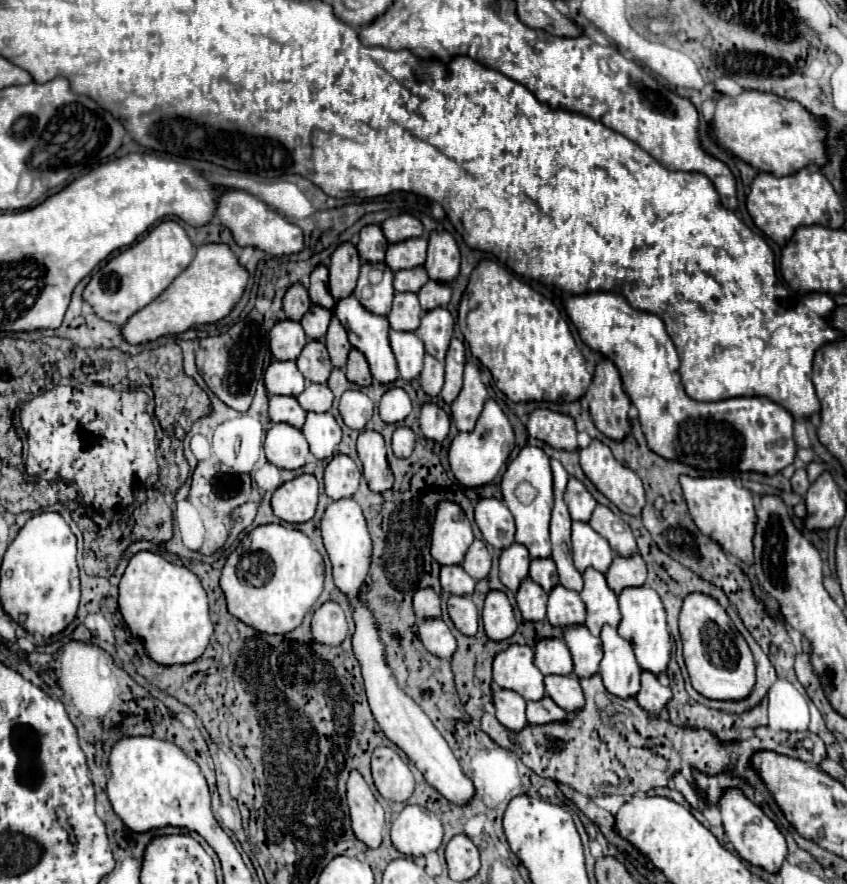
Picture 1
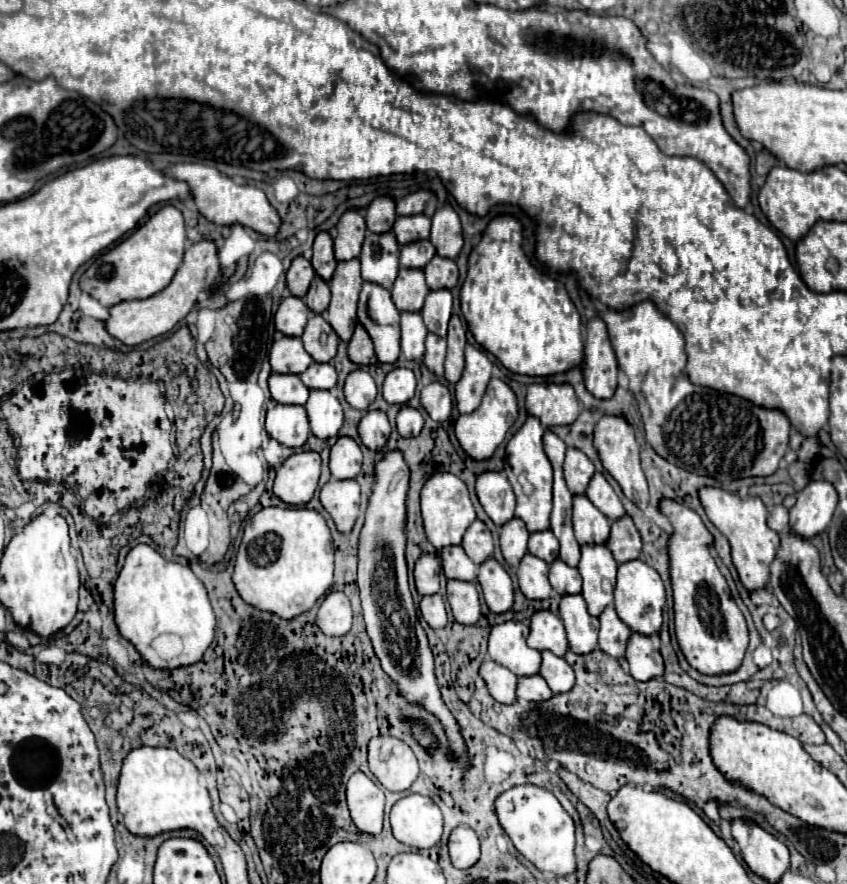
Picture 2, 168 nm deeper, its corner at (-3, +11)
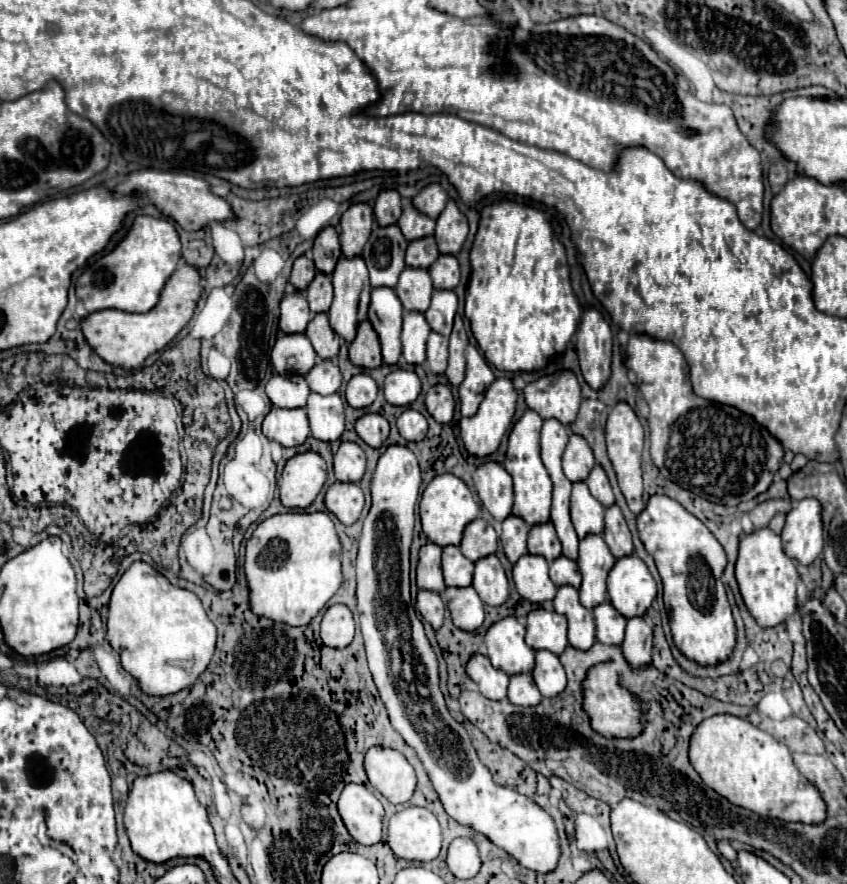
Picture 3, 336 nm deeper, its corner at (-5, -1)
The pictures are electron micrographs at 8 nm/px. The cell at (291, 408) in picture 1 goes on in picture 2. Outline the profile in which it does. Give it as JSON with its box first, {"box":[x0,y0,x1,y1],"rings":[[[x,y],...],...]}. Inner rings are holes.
{"box":[269,373,309,405],"rings":[[[271,373],[269,389],[271,389],[271,399],[283,405],[305,405],[309,397],[309,389],[301,383],[299,375]]]}

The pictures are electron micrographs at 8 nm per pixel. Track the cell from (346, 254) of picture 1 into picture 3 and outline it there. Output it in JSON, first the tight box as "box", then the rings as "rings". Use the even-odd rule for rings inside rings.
{"box":[339,203,373,257],"rings":[[[353,203],[341,217],[339,235],[345,257],[361,255],[373,225],[373,209],[369,203]]]}

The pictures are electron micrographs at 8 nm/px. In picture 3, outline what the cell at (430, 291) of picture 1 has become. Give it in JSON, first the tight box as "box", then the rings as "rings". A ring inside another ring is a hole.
{"box":[429,255,459,289],"rings":[[[439,255],[439,259],[429,267],[435,289],[455,289],[459,283],[459,261],[453,255]]]}

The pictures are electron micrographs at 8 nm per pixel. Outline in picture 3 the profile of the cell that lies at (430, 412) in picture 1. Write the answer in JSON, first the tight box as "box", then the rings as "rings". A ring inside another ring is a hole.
{"box":[425,385,455,423],"rings":[[[433,385],[427,391],[425,397],[425,405],[427,411],[431,413],[431,417],[439,423],[449,423],[453,419],[453,411],[455,411],[455,399],[451,395],[451,389],[447,385]]]}

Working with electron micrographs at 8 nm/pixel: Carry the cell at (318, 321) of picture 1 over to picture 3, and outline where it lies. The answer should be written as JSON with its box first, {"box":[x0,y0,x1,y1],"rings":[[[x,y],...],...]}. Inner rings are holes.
{"box":[305,273,333,313],"rings":[[[317,273],[315,279],[305,289],[309,307],[313,313],[327,313],[329,305],[333,301],[333,287],[331,287],[331,275]]]}

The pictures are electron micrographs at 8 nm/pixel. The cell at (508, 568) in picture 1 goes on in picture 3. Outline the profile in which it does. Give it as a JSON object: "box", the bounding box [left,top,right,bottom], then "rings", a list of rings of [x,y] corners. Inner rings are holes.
{"box":[501,515,529,563],"rings":[[[509,515],[503,521],[501,543],[503,543],[505,555],[511,563],[517,563],[517,559],[527,553],[527,533],[529,533],[529,525],[525,525],[525,521],[521,521],[521,517]]]}

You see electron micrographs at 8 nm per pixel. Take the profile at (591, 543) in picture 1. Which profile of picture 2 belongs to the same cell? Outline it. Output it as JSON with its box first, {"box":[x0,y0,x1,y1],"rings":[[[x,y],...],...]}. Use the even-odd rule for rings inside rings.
{"box":[573,497,611,545],"rings":[[[573,497],[573,527],[579,545],[603,545],[611,533],[611,521],[587,499]]]}

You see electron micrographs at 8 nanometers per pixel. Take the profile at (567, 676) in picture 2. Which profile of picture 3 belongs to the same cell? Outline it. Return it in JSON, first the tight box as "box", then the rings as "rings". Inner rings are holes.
{"box":[533,649,567,697],"rings":[[[545,649],[535,653],[533,681],[543,697],[555,697],[565,689],[565,685],[567,685],[565,671],[555,653],[549,653]]]}

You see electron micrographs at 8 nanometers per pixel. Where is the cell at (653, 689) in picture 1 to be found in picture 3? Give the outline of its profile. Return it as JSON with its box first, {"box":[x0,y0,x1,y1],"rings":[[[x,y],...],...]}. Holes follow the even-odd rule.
{"box":[623,617,653,667],"rings":[[[631,617],[627,619],[623,653],[633,667],[641,667],[651,663],[651,639],[653,639],[653,623],[647,617]]]}

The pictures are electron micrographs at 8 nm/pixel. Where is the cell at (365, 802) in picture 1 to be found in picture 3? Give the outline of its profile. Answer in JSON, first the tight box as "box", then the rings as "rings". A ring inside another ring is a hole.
{"box":[337,785,383,845],"rings":[[[345,785],[337,809],[347,831],[357,843],[375,845],[377,841],[381,841],[383,805],[365,785]]]}

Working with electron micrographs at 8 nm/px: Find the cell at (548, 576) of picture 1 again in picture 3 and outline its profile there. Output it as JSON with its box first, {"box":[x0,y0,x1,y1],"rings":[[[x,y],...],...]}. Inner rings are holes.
{"box":[527,521,561,561],"rings":[[[547,521],[545,525],[533,525],[529,529],[527,547],[529,547],[529,553],[543,555],[547,561],[557,559],[561,555],[561,541],[557,541],[553,523]]]}

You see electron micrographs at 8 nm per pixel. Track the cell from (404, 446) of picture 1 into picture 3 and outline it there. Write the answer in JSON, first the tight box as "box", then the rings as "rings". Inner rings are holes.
{"box":[397,409,427,441],"rings":[[[405,409],[397,419],[397,429],[407,441],[421,441],[427,435],[427,419],[415,409]]]}

